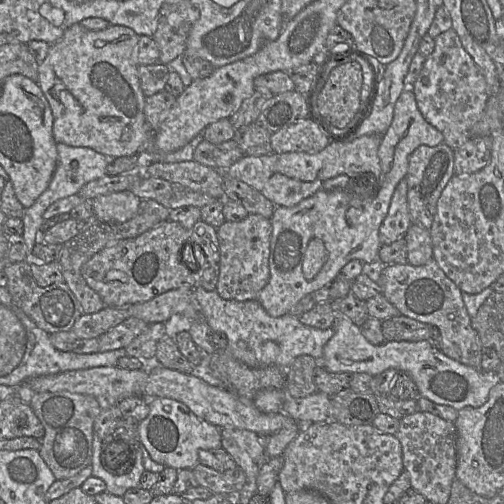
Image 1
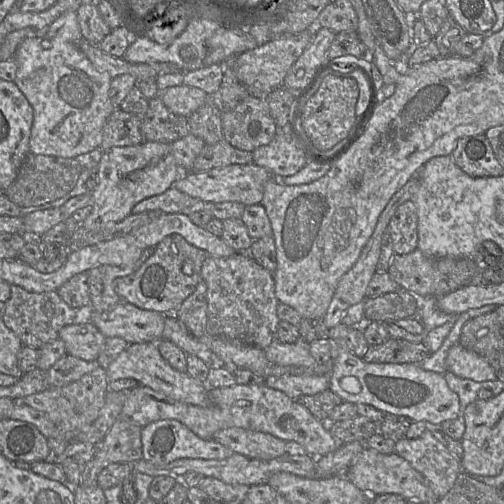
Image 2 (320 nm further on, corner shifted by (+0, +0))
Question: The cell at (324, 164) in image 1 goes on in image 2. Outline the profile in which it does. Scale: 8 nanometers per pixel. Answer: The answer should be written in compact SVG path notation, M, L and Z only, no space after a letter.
M254 163L232 164L202 172L184 173L174 182L173 187L193 198L206 202L238 202L245 206L251 206L261 204L264 186L271 177L273 177L272 174L266 168Z

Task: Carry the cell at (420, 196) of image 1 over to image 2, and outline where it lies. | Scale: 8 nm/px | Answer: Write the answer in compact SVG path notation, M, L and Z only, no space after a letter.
M412 200L398 206L387 230L391 236L395 254L404 255L417 249L418 216Z

